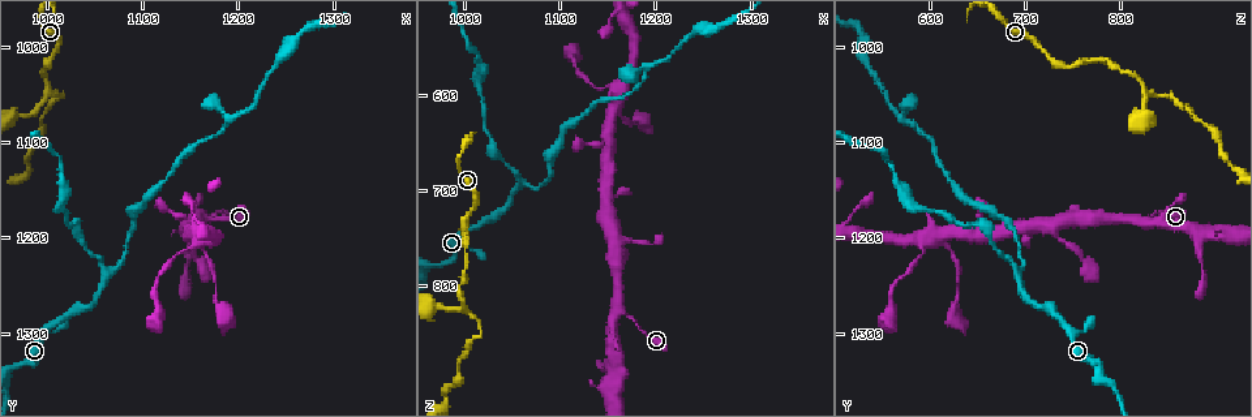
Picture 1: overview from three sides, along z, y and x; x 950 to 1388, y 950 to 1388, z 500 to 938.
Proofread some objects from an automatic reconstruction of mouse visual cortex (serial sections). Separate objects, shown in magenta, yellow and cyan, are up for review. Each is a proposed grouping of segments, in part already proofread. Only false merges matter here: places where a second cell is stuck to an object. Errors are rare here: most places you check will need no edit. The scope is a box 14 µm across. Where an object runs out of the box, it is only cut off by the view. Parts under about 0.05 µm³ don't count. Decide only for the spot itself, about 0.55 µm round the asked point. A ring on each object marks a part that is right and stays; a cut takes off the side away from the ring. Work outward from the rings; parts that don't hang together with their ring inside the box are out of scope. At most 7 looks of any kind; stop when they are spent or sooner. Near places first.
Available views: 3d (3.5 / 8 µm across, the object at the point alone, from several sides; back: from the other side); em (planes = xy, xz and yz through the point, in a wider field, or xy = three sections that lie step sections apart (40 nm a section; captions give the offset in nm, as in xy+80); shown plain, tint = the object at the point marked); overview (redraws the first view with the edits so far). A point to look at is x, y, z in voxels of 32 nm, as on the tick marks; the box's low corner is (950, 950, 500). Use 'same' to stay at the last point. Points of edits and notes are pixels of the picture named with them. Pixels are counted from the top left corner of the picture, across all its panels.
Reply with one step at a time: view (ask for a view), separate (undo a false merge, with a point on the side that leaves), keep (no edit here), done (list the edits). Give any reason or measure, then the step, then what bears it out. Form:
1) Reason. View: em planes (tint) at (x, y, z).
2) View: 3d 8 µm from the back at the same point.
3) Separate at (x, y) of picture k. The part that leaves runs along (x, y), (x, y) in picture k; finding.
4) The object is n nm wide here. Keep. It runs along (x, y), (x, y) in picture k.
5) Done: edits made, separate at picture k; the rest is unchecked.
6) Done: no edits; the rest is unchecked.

Arms part here. View: 3d 3.5 µm at (1060, 1250, 695).

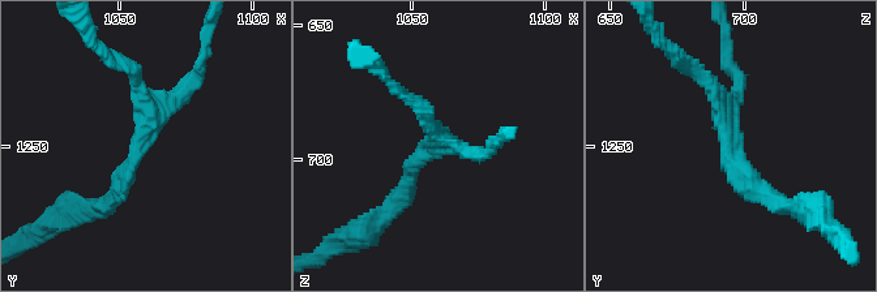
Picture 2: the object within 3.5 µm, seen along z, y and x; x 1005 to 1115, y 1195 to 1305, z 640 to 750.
Shape alone is not enough. View: em planes (tint) at (1059, 1247, 695).

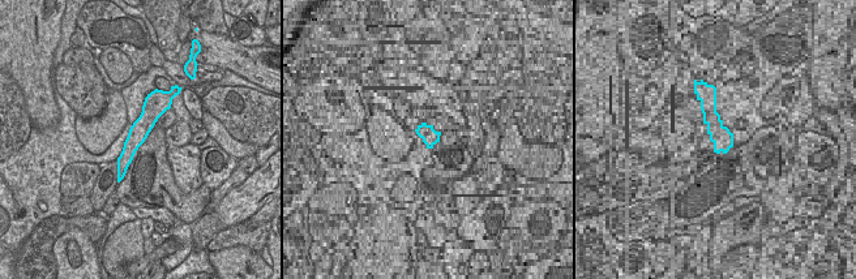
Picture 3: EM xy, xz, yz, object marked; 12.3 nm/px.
View: em xy step 1 (tint) at the same point.

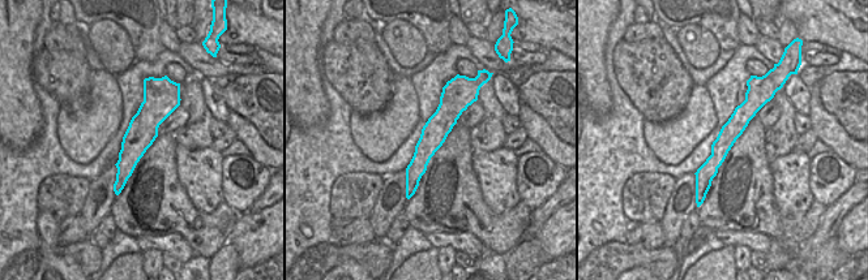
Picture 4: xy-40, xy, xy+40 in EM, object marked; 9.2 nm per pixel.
The object is 240 nm wide here. Keep. It runs along (452, 85), (452, 106), (410, 189) in picture 4; one cell here.

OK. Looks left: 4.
Thick turns thin. View: 3d 3.5 µm from the back at (1035, 1205, 665).

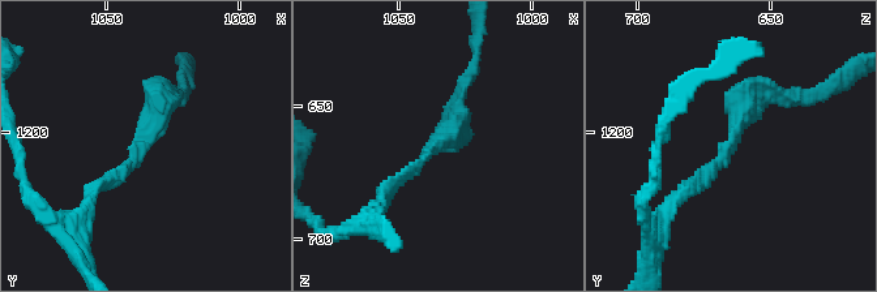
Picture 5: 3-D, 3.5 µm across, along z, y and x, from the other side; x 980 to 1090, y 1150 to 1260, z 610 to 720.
View: em xy step 3 (tint) at (1034, 1203, 664).

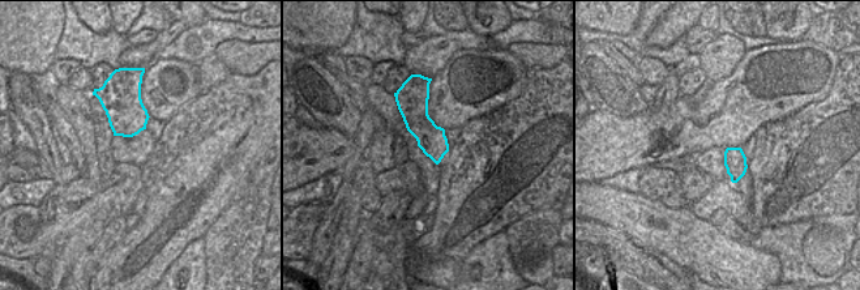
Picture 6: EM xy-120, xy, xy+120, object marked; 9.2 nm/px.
The object is 260 nm wide here. Keep. It runs along (685, 188), (719, 163), (749, 99), (786, 95) in picture 5; one cell here.

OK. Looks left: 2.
Branch point. View: 3d 3.5 µm at (1155, 1195, 655).

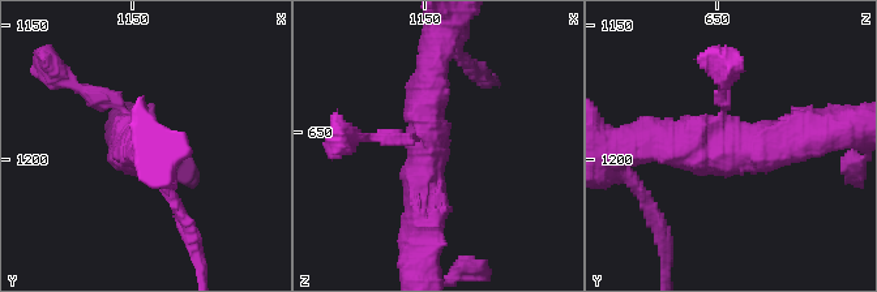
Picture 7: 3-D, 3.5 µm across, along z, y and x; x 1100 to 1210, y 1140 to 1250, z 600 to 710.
3 arms meet here; the arms are 200, 450, 450 nm wide. View: em xy step 2 (tint) at (1151, 1197, 656).

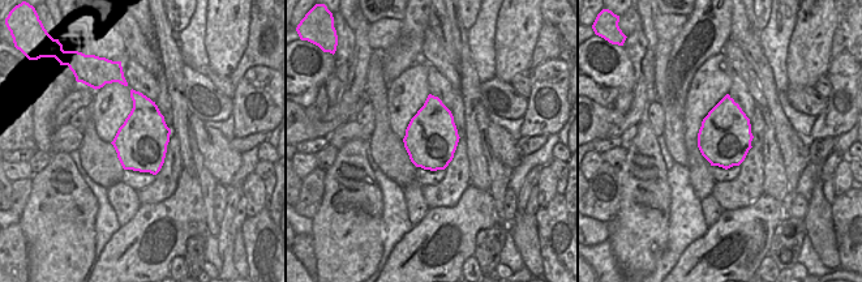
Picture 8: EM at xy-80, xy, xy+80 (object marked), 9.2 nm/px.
Keep. Continuous, no second cell.

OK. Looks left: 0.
Done: no edits; the rest is unchecked.

